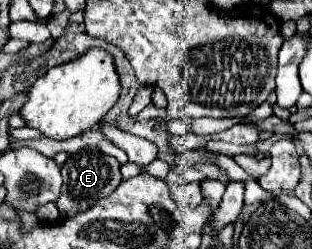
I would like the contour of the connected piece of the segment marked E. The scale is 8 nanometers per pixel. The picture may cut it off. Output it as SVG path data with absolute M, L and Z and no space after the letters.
M79 149L77 153L69 155L69 159L61 167L61 177L63 177L63 187L61 187L61 195L57 199L57 209L59 209L59 213L65 213L67 217L87 209L95 201L107 197L121 183L117 159L103 155L99 149Z

